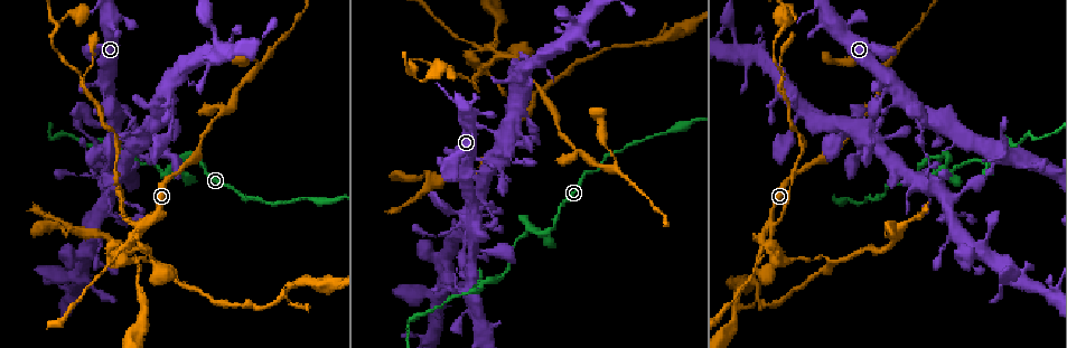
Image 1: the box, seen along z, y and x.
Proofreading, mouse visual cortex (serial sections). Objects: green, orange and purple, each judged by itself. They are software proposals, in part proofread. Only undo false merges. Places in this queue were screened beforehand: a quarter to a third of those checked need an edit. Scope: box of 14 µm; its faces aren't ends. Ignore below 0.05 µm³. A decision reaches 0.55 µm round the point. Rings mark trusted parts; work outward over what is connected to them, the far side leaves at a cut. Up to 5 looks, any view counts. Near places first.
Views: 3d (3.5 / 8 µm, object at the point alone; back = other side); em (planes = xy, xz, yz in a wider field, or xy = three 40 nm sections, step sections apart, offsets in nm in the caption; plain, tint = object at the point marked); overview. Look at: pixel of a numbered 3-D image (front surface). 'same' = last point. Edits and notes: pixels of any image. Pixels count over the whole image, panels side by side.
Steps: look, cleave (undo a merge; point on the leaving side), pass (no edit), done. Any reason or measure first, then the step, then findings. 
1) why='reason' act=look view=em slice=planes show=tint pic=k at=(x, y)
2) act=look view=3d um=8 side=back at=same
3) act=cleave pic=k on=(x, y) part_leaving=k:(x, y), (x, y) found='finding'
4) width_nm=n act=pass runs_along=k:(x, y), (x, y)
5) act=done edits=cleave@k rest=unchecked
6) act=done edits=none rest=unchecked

why='sharp bend' act=look view=3d um=3.5 pic=1 at=(946, 161)

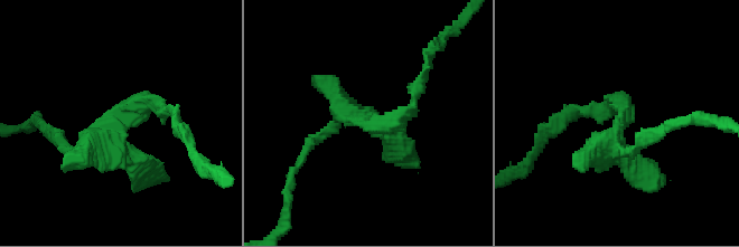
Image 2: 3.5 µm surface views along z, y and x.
why='shape alone is not enough' act=look view=em slice=planes show=tint pic=2 at=(109, 127)

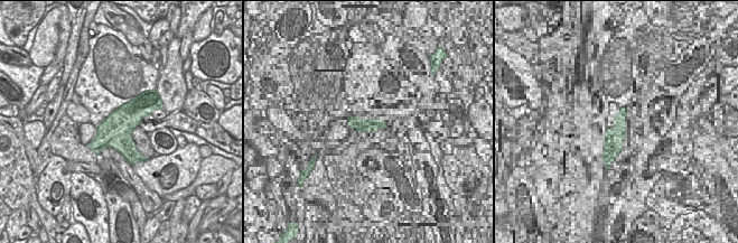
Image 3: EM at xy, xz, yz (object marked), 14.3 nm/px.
act=pass runs_along=2:(412, 102), (381, 127), (346, 113), (311, 142) found='one cell here'

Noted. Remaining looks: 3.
why='sharp bend' act=look view=3d um=3.5 pic=1 at=(473, 289)

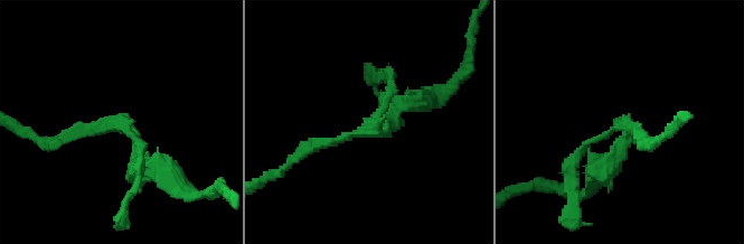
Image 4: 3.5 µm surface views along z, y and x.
act=look view=em slice=xy step=5 show=tint pic=4 at=(625, 122)

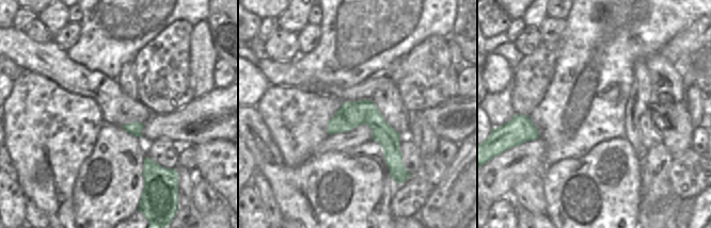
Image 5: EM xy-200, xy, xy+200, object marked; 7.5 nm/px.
act=pass runs_along=5:(345, 104), (390, 140), (399, 170) found='continuous, no second cell'

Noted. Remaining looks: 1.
act=done edits=none rest=unchecked

